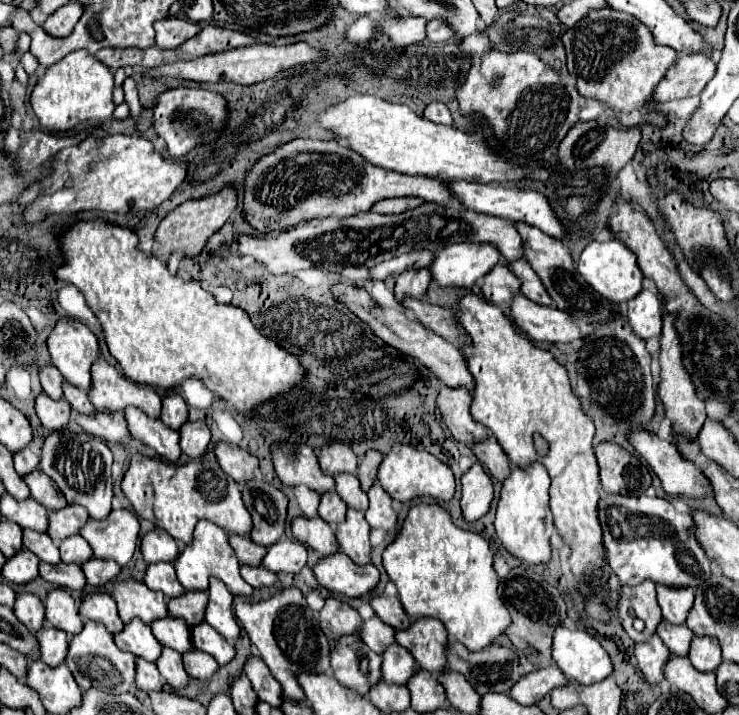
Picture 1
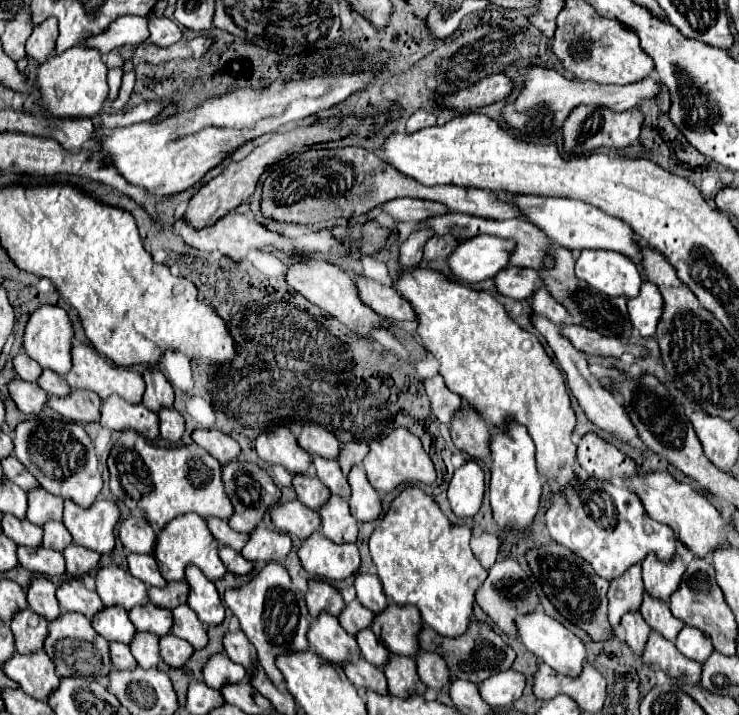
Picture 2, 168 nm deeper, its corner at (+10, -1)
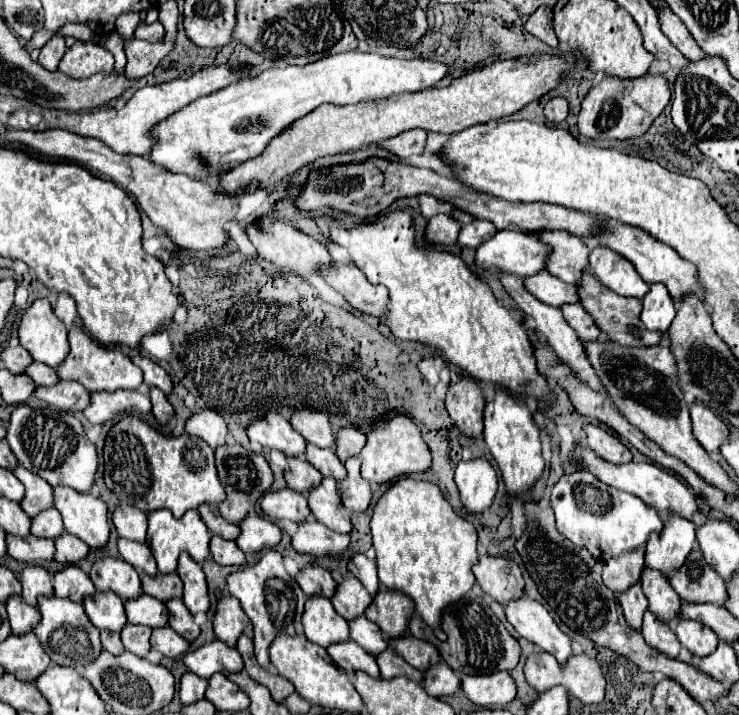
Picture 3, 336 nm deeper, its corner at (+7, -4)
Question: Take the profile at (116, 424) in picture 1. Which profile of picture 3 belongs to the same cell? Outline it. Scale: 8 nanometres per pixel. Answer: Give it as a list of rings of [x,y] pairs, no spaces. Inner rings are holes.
[[[60,381],[54,387],[38,387],[34,393],[40,401],[52,405],[54,409],[76,413],[84,411],[90,401],[90,391],[76,381]]]

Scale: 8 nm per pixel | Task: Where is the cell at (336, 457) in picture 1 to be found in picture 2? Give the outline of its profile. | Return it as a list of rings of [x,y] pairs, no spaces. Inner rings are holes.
[[[305,424],[297,440],[299,440],[299,446],[307,450],[311,456],[321,454],[323,458],[337,458],[339,454],[339,442],[335,434],[329,432],[325,426]]]

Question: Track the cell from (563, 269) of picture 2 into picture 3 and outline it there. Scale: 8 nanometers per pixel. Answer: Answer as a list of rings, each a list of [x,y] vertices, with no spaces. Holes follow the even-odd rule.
[[[588,271],[582,273],[582,281],[578,283],[578,293],[580,293],[580,305],[596,321],[598,329],[608,335],[610,341],[620,343],[622,347],[650,347],[650,345],[656,345],[660,341],[662,333],[648,331],[640,323],[640,309],[642,309],[640,299],[628,299],[628,297],[620,297],[620,295],[612,293],[610,289],[600,285],[600,281]]]

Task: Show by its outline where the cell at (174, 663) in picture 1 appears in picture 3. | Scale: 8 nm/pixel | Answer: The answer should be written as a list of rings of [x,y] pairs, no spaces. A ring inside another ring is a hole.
[[[128,623],[120,633],[124,649],[130,653],[136,653],[138,657],[146,657],[150,651],[150,633],[152,633],[152,629],[144,627],[144,625]]]

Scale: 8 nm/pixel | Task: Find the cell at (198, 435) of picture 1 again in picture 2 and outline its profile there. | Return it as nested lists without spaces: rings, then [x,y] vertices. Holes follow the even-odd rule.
[[[161,408],[159,410],[159,434],[177,444],[185,432],[185,420],[175,408]]]

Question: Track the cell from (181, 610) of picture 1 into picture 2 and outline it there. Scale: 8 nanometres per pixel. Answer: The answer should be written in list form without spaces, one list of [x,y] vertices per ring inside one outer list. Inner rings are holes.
[[[185,580],[179,582],[167,582],[165,588],[149,588],[149,600],[155,602],[161,608],[173,610],[181,604],[187,604],[187,594],[189,594],[189,586]]]

